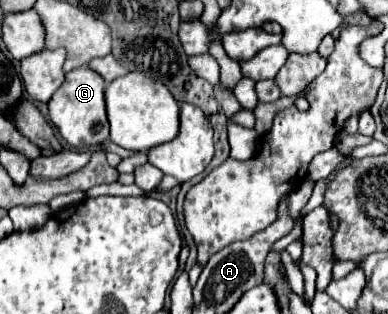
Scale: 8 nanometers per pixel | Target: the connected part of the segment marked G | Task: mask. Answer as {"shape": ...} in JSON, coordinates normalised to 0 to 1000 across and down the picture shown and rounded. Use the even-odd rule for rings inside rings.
{"shape":[[[198,217],[168,236],[162,274],[126,325],[126,376],[193,478],[235,478],[281,446],[281,389],[271,363],[271,255],[235,217]]]}

